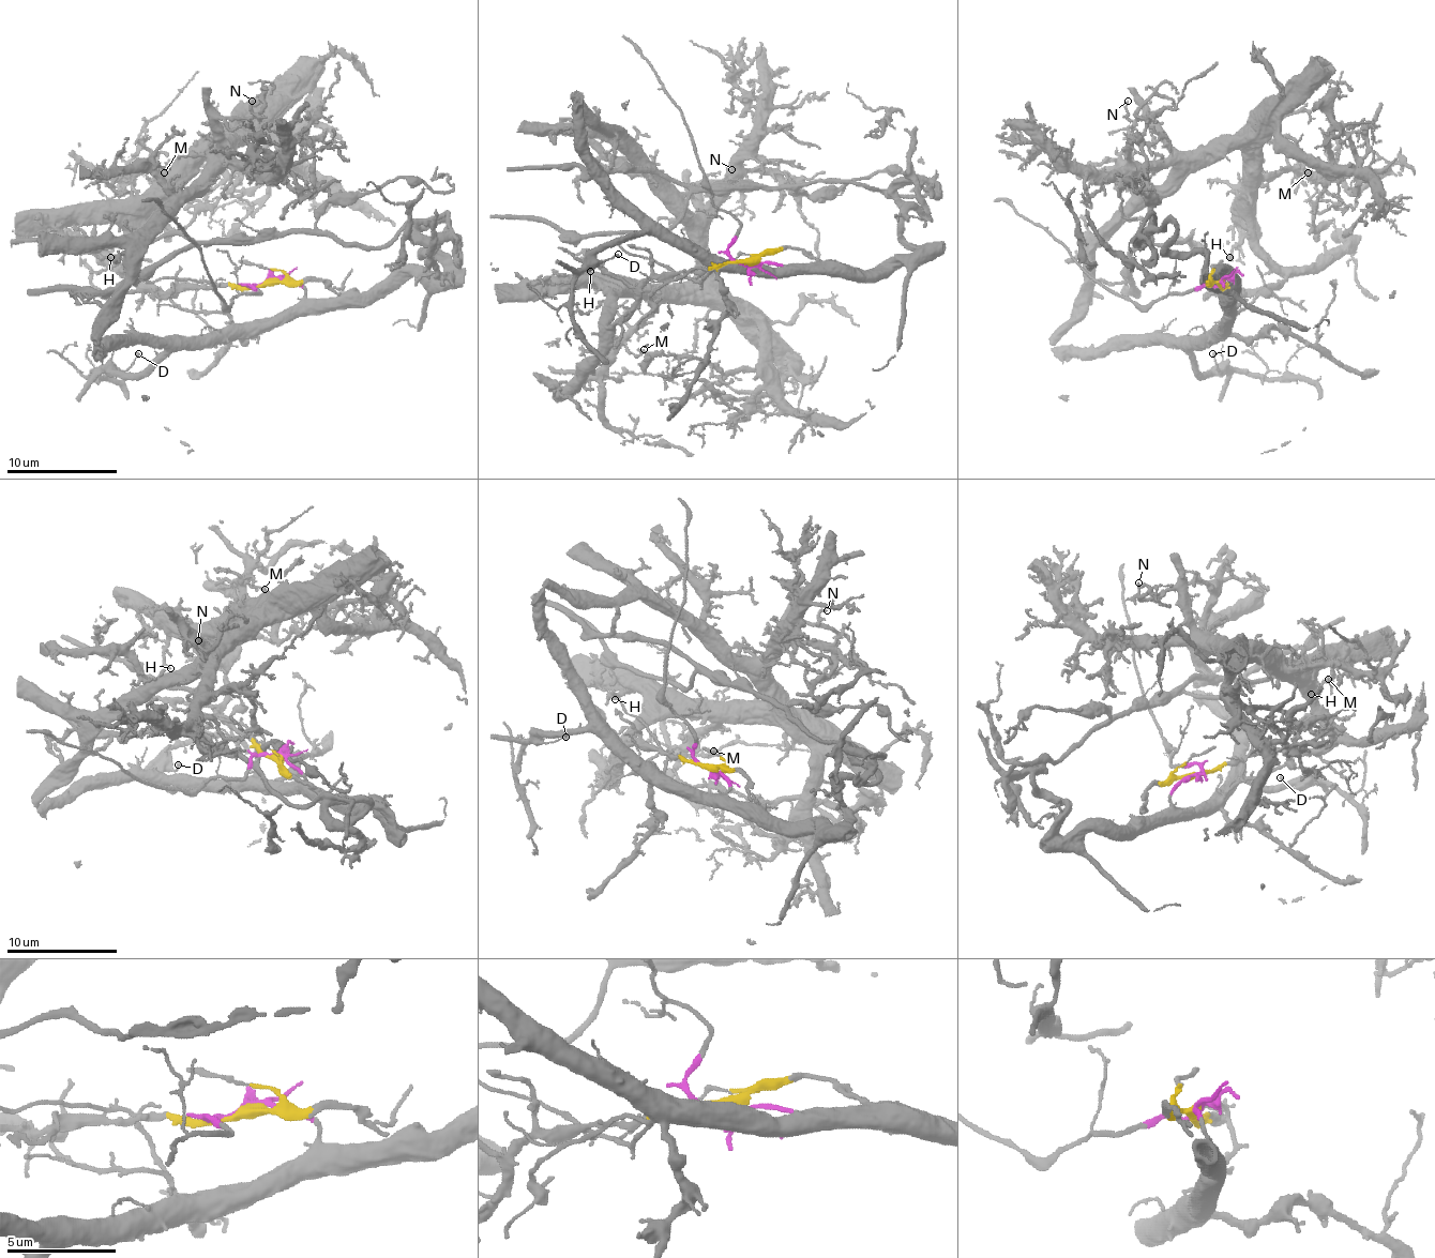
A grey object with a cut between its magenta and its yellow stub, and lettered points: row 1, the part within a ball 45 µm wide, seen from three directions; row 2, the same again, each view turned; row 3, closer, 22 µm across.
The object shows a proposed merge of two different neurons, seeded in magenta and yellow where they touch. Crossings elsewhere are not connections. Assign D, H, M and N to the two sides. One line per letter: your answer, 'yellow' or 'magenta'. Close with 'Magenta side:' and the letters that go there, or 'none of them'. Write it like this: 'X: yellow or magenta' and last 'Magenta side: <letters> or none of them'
D: magenta
H: yellow
M: yellow
N: yellow
Magenta side: D

